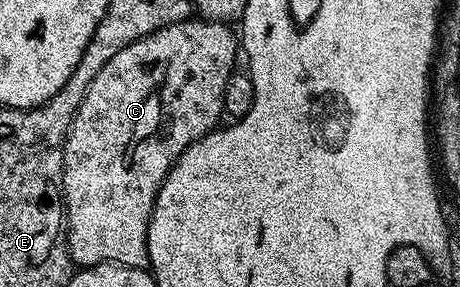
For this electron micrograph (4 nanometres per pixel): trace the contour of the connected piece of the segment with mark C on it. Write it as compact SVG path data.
M194 16L184 22L174 22L170 26L152 32L147 38L128 44L128 48L120 48L100 72L96 72L96 80L88 84L88 92L80 104L66 135L66 146L62 149L62 197L64 199L64 230L66 245L70 251L70 260L75 267L95 266L97 262L123 262L126 266L149 267L148 260L148 224L154 211L154 201L162 182L174 167L179 158L196 140L203 138L219 125L218 117L223 117L224 88L228 84L228 76L235 73L234 61L240 58L240 42L230 31L231 27L224 22L212 22Z

